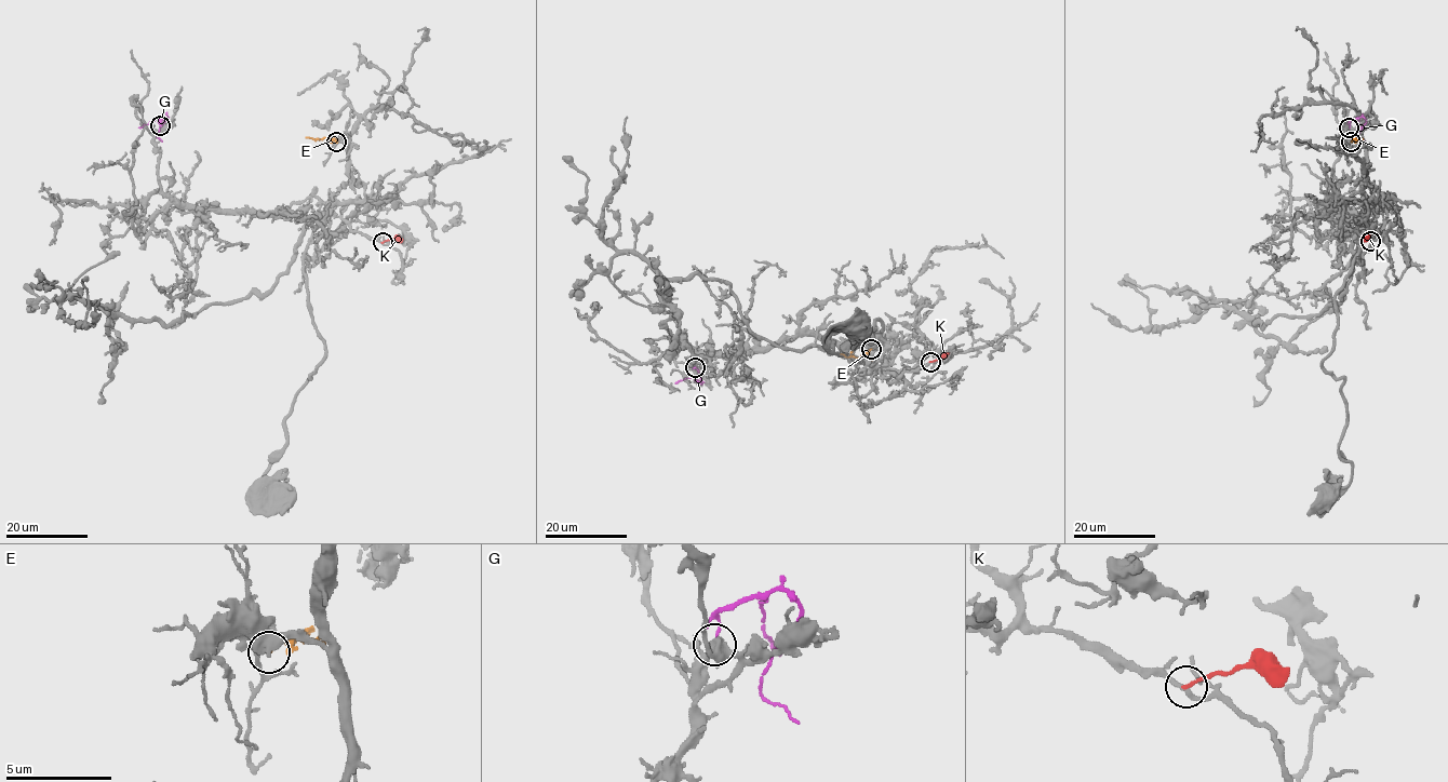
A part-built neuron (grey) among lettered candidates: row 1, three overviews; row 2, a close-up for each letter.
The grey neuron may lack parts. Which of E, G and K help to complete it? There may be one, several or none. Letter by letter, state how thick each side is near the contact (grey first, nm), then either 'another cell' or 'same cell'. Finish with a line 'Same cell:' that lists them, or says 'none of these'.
E: 190 nm thick on the grey side, 170 nm on the other; same cell
G: 460 nm thick on the grey side, 110 nm on the other; another cell
K: 240 nm thick on the grey side, 160 nm on the other; another cell
Same cell: E

